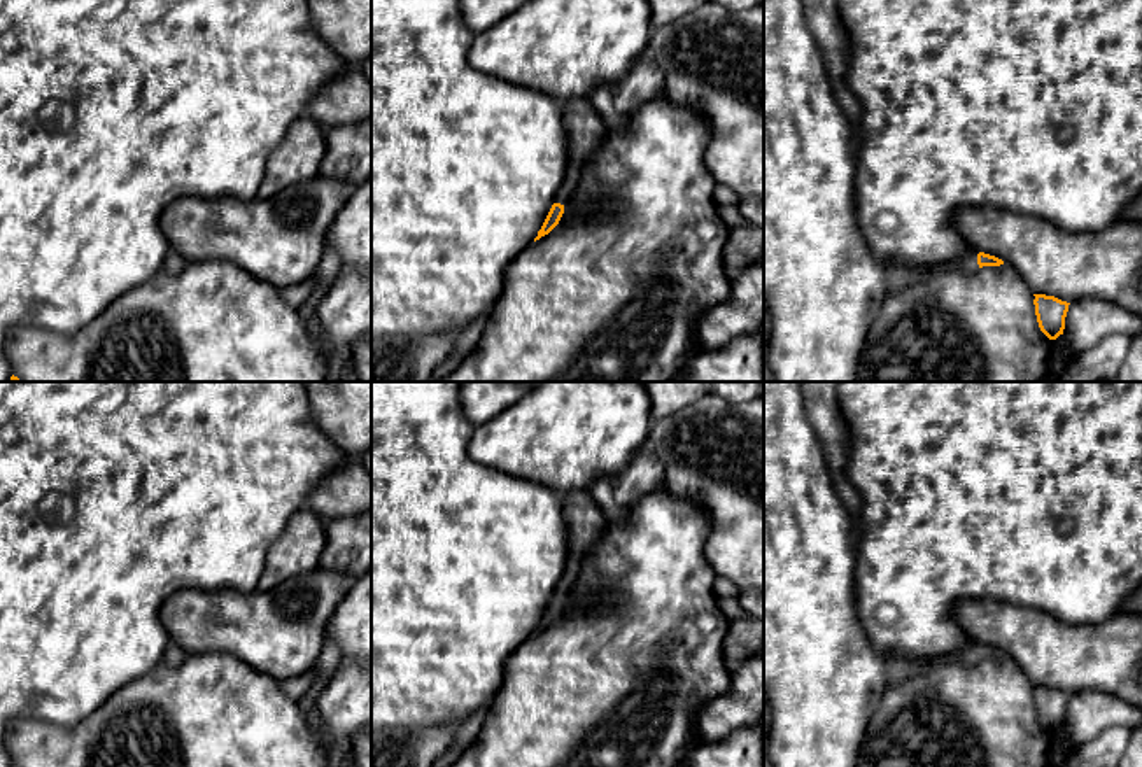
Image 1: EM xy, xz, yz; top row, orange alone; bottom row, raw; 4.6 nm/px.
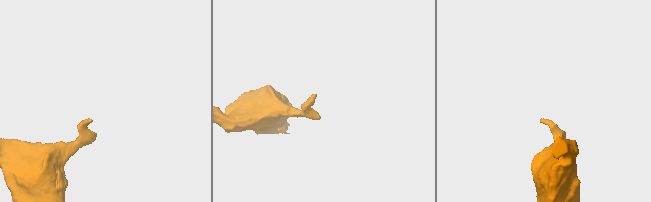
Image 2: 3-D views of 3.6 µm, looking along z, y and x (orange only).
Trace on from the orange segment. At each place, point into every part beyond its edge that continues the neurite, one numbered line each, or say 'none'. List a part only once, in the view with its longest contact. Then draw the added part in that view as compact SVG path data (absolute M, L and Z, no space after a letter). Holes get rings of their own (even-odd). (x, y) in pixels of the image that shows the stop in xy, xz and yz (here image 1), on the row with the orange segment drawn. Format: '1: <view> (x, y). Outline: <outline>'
1: yz (969, 261). Outline: M967 252L956 264L951 264L948 270L958 270L965 273L976 273L979 270L977 252Z

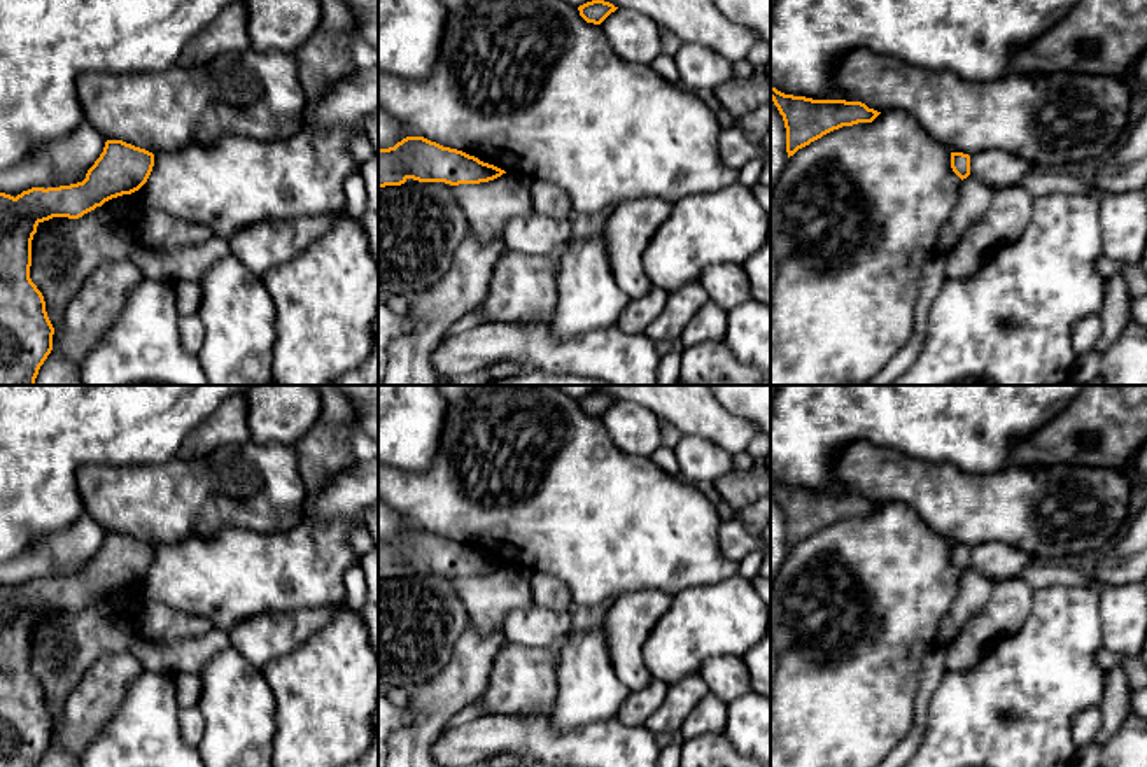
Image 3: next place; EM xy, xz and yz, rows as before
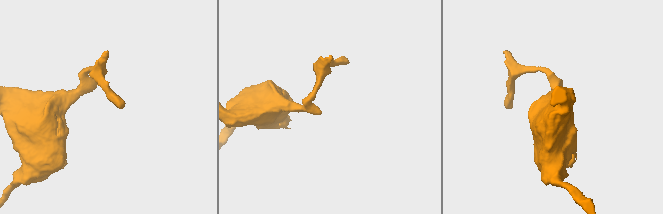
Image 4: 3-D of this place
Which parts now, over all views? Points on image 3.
none

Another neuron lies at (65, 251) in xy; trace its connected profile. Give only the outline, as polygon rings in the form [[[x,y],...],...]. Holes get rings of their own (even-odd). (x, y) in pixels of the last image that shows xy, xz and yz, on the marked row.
[[[96,207],[79,219],[39,222],[32,240],[30,278],[42,292],[56,329],[86,278],[105,261],[131,259],[135,231]]]

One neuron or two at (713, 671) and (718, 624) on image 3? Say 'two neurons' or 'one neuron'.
two neurons

